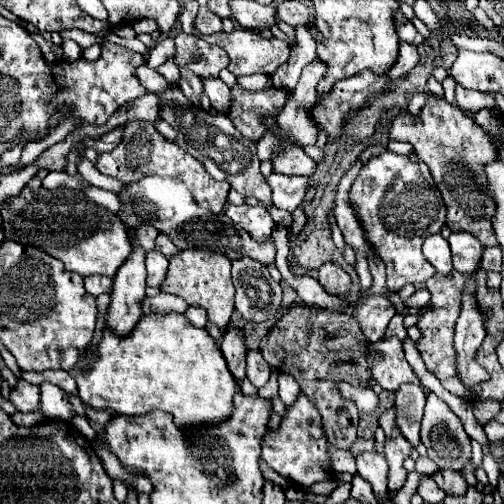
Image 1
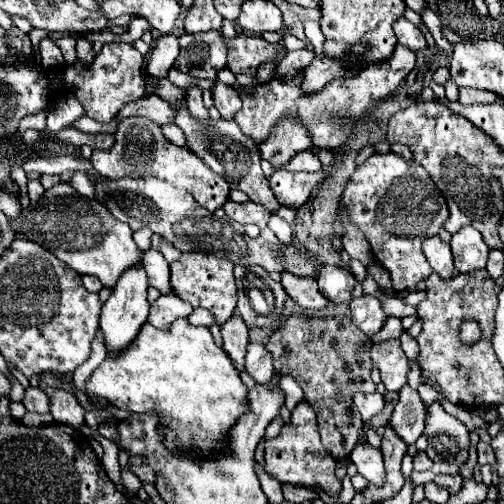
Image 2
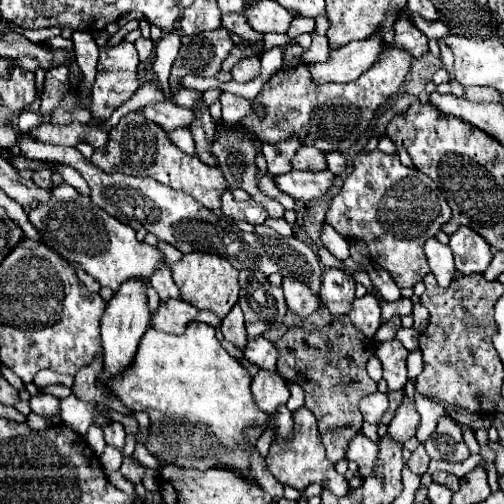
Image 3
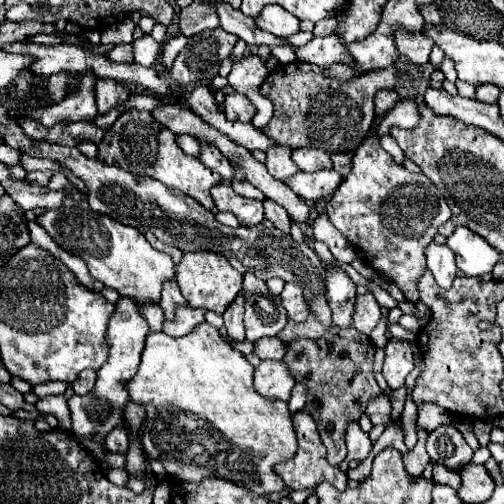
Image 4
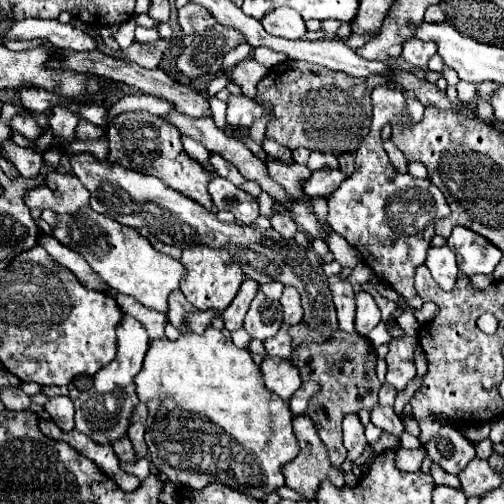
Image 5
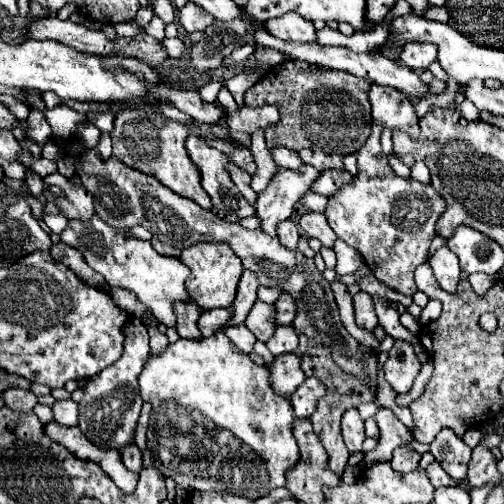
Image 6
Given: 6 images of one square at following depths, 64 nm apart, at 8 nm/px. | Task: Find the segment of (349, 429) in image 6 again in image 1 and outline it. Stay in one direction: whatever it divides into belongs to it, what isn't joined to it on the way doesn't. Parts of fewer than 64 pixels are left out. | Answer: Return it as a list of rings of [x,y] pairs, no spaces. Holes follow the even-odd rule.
[[[366,452],[356,458],[358,474],[372,486],[372,492],[378,502],[386,502],[390,498],[388,492],[388,464],[382,454]]]

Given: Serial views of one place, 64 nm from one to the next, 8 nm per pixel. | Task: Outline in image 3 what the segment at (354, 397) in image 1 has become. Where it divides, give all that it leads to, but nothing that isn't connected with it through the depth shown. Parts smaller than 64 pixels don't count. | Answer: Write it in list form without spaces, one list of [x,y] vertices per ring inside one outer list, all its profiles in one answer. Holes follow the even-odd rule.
[[[382,392],[368,394],[368,396],[364,396],[364,400],[360,400],[360,412],[362,412],[364,420],[370,424],[378,424],[386,410],[388,410],[388,398]]]

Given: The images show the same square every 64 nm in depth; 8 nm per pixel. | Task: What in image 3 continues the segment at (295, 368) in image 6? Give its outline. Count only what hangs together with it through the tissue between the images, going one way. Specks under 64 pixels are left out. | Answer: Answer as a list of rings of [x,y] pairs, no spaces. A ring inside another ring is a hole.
[[[258,372],[252,380],[252,396],[264,414],[274,416],[278,406],[288,400],[286,380],[278,372]]]

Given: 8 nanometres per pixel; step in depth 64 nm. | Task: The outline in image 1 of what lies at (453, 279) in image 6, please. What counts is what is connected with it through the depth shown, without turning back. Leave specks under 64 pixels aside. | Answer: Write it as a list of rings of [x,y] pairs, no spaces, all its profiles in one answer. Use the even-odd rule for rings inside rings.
[[[432,234],[424,240],[422,252],[428,258],[428,262],[436,268],[440,274],[450,274],[452,272],[452,254],[448,248],[448,242],[440,234]]]

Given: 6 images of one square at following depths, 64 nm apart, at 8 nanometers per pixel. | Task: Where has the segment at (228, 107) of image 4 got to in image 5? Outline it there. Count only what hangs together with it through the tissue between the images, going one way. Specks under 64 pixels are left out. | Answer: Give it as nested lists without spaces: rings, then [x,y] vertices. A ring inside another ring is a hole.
[[[230,96],[228,98],[228,112],[226,112],[226,120],[230,126],[238,128],[238,126],[246,126],[250,128],[252,122],[264,114],[264,108],[256,102],[252,102],[248,96]]]

